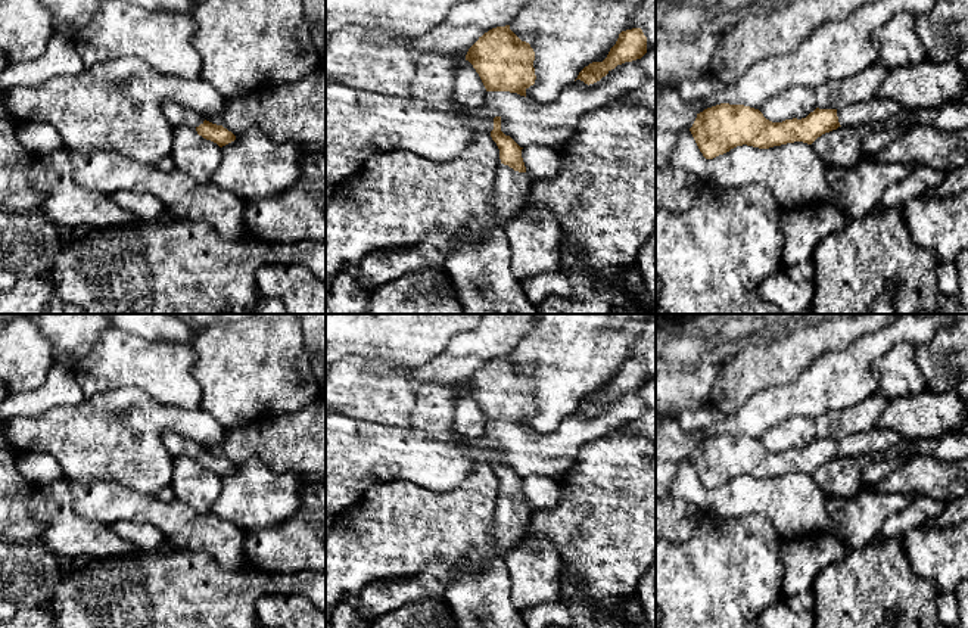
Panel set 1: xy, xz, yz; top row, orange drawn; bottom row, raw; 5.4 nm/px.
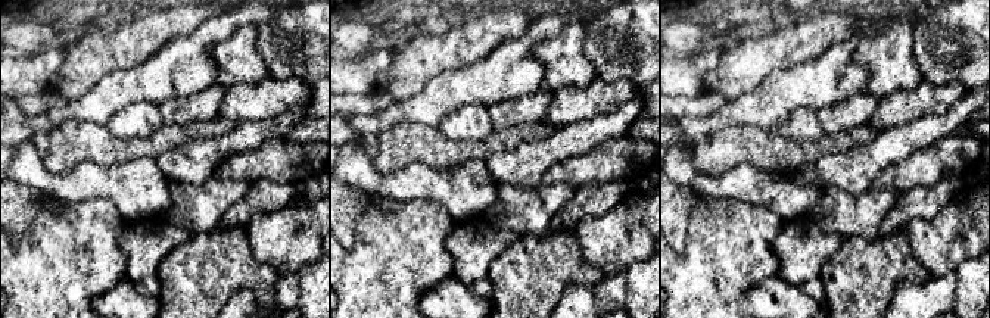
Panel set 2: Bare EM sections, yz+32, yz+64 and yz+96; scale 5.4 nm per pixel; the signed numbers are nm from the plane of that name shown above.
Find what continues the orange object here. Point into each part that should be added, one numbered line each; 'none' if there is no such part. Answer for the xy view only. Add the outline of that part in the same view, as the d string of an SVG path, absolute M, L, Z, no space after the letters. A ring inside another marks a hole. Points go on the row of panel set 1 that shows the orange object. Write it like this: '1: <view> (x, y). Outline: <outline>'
1: xy (176, 114). Outline: M165 102L162 112L174 127L190 125L196 128L205 121L205 118L202 118L194 109L189 109L175 102Z

